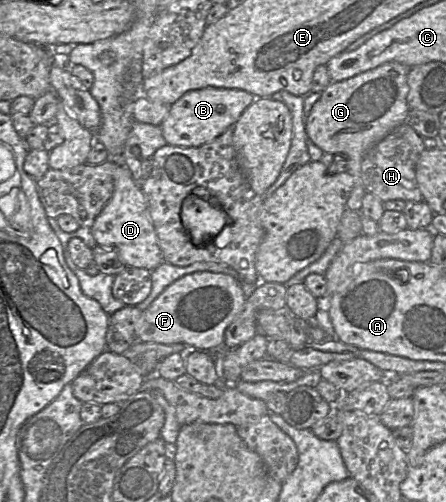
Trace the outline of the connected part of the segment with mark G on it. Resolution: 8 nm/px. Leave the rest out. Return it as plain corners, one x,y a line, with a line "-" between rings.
387,62
346,80
333,82
321,92
305,118
308,139
324,153
341,154
348,160
348,171
354,178
354,187
346,208
360,212
366,189
361,179
361,161
365,154
391,131
407,122
409,106
407,76
410,68

